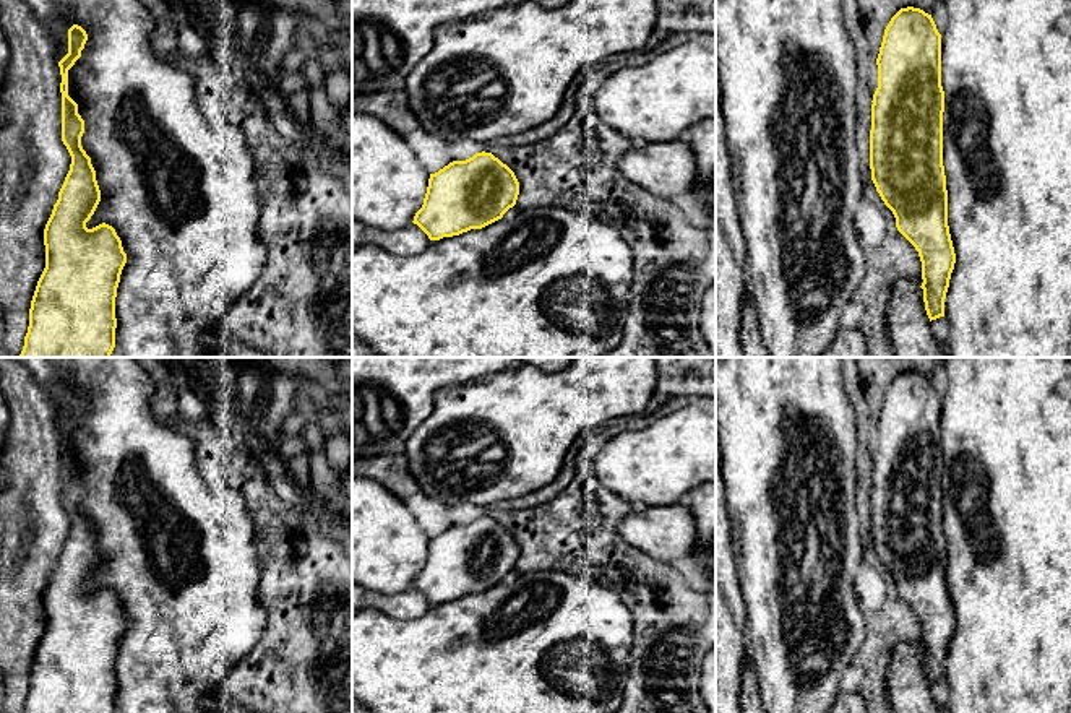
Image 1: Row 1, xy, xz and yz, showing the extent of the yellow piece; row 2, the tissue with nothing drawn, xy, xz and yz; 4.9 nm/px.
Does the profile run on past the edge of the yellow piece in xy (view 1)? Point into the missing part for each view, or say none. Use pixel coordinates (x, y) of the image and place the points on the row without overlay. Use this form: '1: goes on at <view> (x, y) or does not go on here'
1: does not go on here

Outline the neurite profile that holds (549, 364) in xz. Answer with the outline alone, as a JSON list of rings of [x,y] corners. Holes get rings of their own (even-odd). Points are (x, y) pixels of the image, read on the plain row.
[[[521,357],[527,365],[534,365],[545,372],[558,372],[571,365],[574,357]]]

